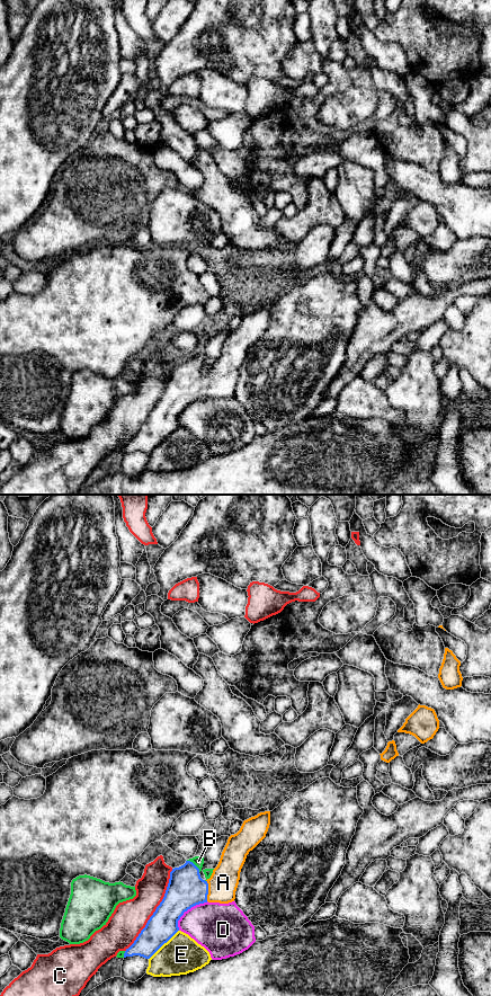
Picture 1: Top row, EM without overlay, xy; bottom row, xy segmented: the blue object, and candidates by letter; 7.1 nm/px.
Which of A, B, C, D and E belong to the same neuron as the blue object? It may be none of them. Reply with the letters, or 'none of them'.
A

